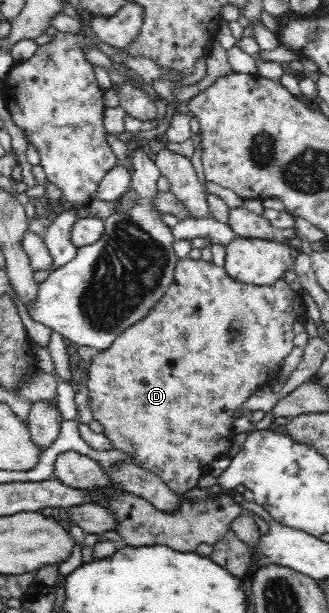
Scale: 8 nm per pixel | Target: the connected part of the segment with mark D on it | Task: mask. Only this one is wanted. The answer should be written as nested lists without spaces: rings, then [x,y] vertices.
[[[191,258],[179,259],[176,263],[174,280],[172,280],[172,284],[168,286],[168,290],[164,292],[164,296],[160,298],[160,302],[156,302],[156,306],[152,308],[152,311],[148,312],[148,316],[146,316],[146,318],[142,318],[140,322],[136,322],[134,326],[124,329],[124,332],[118,335],[118,338],[114,340],[110,348],[106,348],[106,350],[100,351],[96,354],[96,356],[92,357],[90,366],[88,366],[87,369],[88,378],[86,378],[86,386],[88,386],[87,396],[89,396],[89,406],[93,412],[93,420],[99,422],[102,425],[102,428],[104,428],[103,433],[108,437],[108,440],[110,440],[110,446],[112,446],[112,449],[120,450],[128,454],[128,456],[130,456],[130,463],[138,464],[138,467],[142,467],[149,472],[154,473],[154,475],[158,476],[158,478],[160,478],[176,495],[181,497],[185,496],[192,488],[198,487],[198,481],[200,478],[209,474],[211,464],[214,460],[220,459],[221,457],[229,457],[229,451],[233,443],[232,439],[234,435],[232,424],[234,424],[237,417],[241,415],[244,402],[250,398],[250,395],[263,387],[269,386],[269,383],[273,380],[274,376],[280,371],[284,358],[286,358],[286,356],[288,356],[288,354],[290,354],[292,349],[295,347],[294,343],[292,343],[294,338],[294,328],[292,326],[295,321],[298,321],[301,313],[303,312],[305,313],[306,309],[304,307],[304,303],[301,301],[300,293],[290,288],[284,278],[276,280],[276,282],[271,285],[258,286],[255,284],[246,284],[238,282],[231,276],[228,276],[227,270],[224,267],[216,266],[216,264],[212,261],[207,262],[202,259],[194,260]]]

